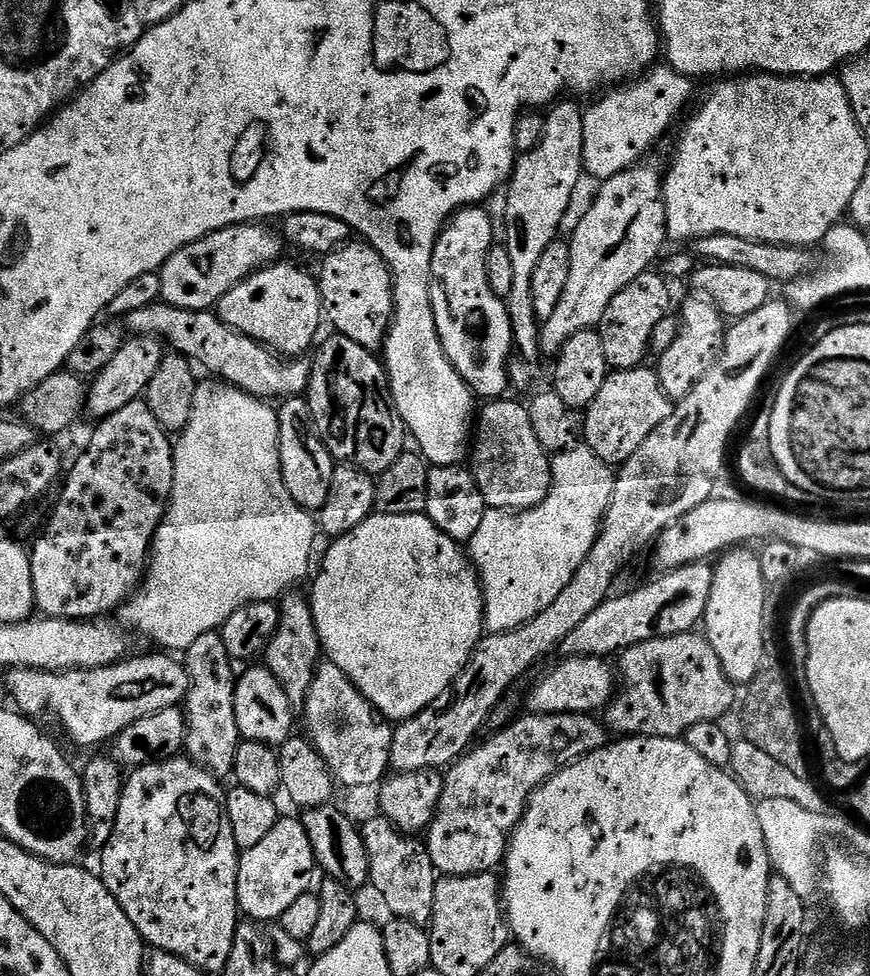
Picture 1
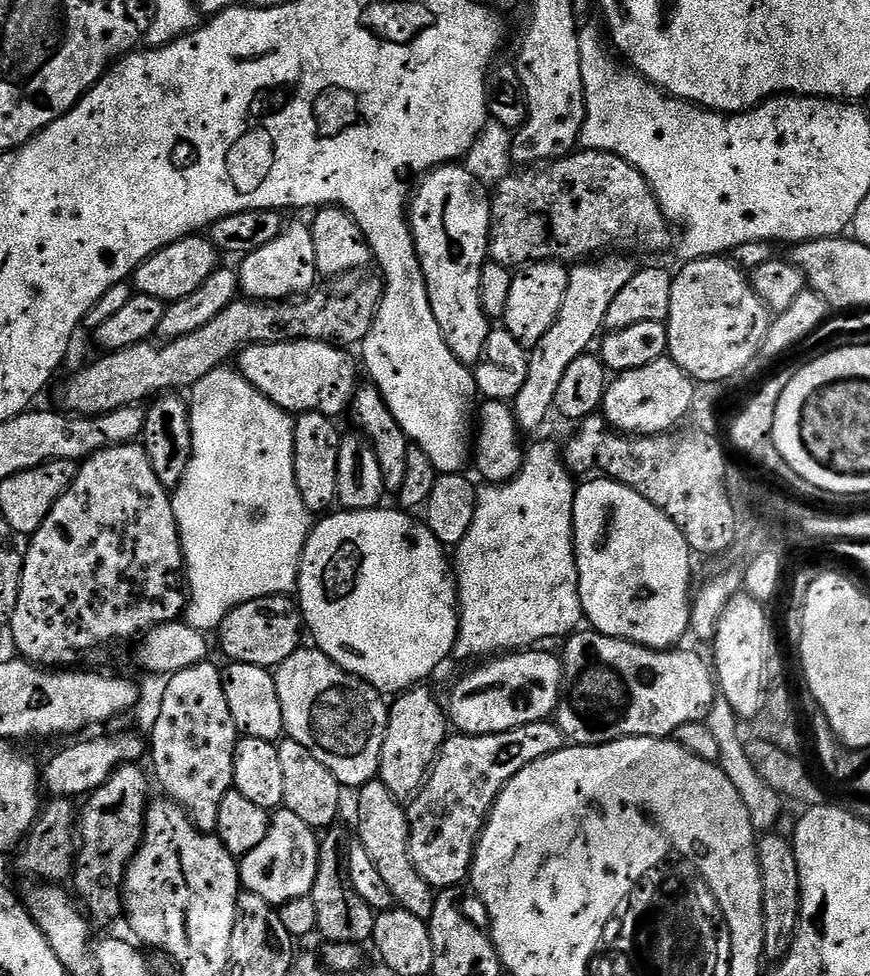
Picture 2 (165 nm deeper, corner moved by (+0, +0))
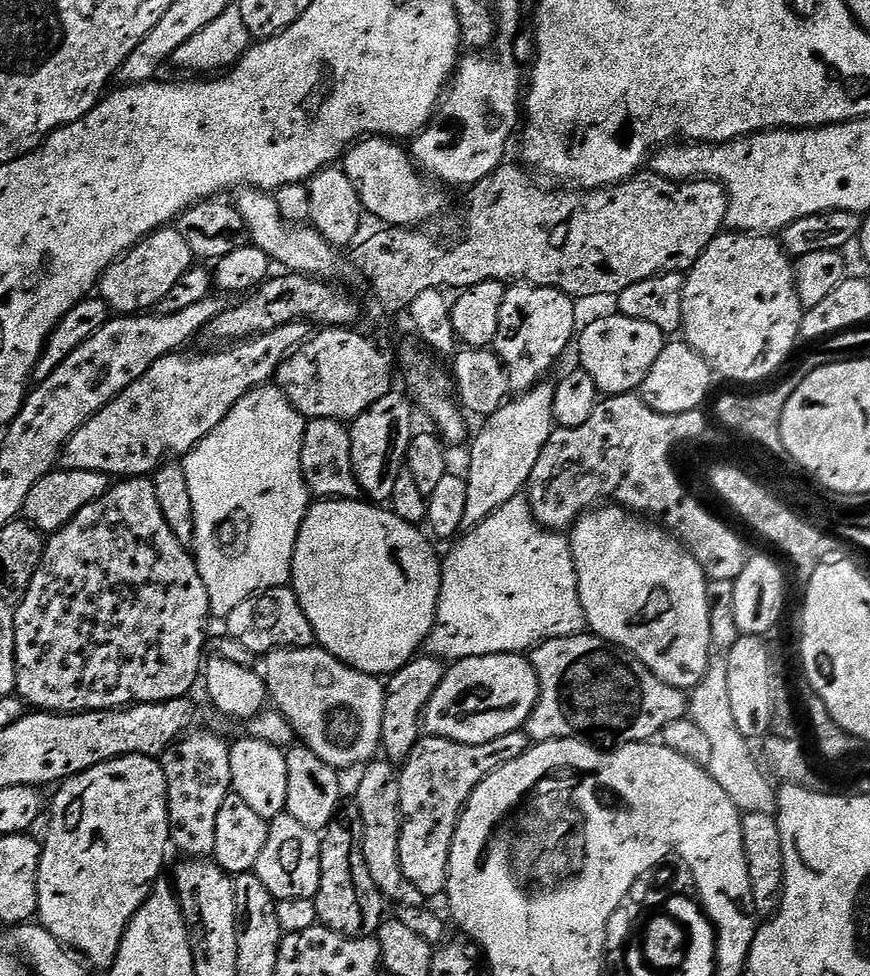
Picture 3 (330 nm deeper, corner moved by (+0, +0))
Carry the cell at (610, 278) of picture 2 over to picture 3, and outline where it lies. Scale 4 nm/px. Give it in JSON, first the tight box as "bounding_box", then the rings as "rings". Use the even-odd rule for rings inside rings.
{"bounding_box":[465,382,556,529],"rings":[[[541,382],[528,391],[519,393],[487,417],[481,423],[484,425],[481,426],[480,433],[471,437],[472,453],[468,456],[468,472],[466,471],[468,485],[465,529],[478,526],[486,518],[490,518],[490,514],[494,514],[498,506],[506,506],[506,502],[527,489],[530,474],[534,474],[534,465],[542,455],[542,446],[546,446],[556,424],[555,389],[555,383]]]}

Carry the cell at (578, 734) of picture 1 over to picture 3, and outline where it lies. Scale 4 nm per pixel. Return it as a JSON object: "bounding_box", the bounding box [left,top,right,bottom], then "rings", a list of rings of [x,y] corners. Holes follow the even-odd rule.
{"bounding_box":[398,732,530,898],"rings":[[[523,732],[502,734],[502,738],[494,738],[494,742],[481,744],[463,744],[447,740],[441,736],[421,735],[414,750],[403,761],[400,773],[400,837],[398,838],[398,858],[402,862],[402,874],[414,882],[417,890],[422,890],[425,898],[432,898],[445,891],[448,886],[448,867],[450,866],[450,842],[454,842],[454,830],[460,821],[466,802],[474,790],[494,770],[498,770],[506,762],[521,756],[530,747],[528,735]]]}

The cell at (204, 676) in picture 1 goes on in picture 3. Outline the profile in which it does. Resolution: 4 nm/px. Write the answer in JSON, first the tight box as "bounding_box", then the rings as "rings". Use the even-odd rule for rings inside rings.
{"bounding_box":[162,734,232,858],"rings":[[[188,734],[183,737],[175,745],[174,750],[169,750],[164,753],[162,763],[164,773],[166,774],[166,786],[168,787],[168,817],[170,818],[170,834],[172,835],[170,844],[173,849],[176,848],[181,852],[181,857],[184,858],[208,858],[211,857],[214,850],[214,833],[218,826],[218,810],[222,810],[222,802],[226,802],[226,798],[232,792],[232,775],[230,774],[230,754],[228,753],[230,744],[229,741],[224,741],[220,736],[192,736],[196,734]]]}

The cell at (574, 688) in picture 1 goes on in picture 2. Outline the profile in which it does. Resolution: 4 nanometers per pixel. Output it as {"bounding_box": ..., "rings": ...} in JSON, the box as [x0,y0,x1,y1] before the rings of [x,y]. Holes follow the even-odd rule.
{"bounding_box":[446,650,564,736],"rings":[[[520,650],[515,654],[504,654],[499,658],[489,659],[481,668],[464,676],[452,688],[452,697],[446,700],[446,712],[450,724],[457,733],[466,736],[485,736],[498,734],[506,730],[514,730],[518,726],[526,726],[530,722],[547,720],[555,713],[556,704],[560,700],[560,684],[564,681],[564,666],[559,655],[552,652],[536,652],[540,650]]]}

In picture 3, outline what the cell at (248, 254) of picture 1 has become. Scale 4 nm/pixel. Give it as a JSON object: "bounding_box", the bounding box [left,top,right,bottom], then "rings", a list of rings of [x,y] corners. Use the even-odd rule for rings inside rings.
{"bounding_box":[98,226,193,316],"rings":[[[175,226],[157,228],[104,271],[98,285],[98,295],[108,303],[113,313],[121,316],[144,314],[155,309],[162,298],[166,298],[166,293],[173,286],[178,286],[178,282],[193,266],[190,246],[186,246]]]}

